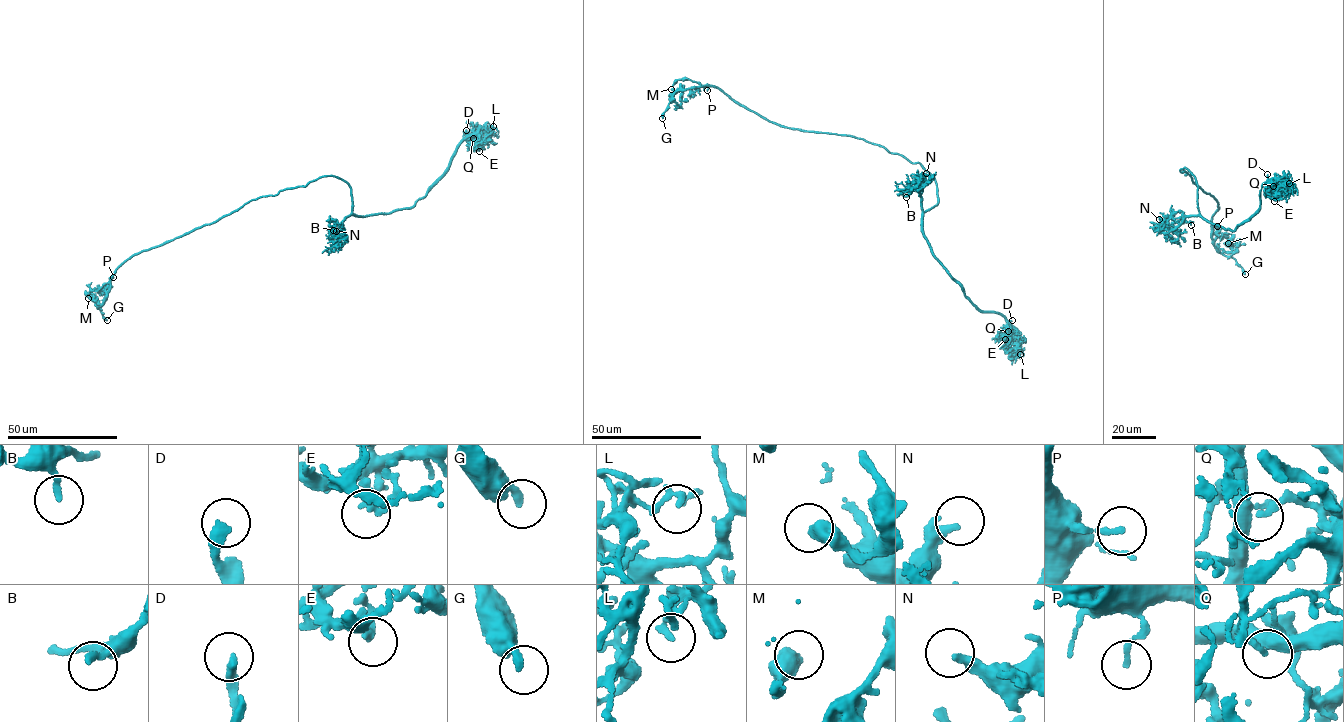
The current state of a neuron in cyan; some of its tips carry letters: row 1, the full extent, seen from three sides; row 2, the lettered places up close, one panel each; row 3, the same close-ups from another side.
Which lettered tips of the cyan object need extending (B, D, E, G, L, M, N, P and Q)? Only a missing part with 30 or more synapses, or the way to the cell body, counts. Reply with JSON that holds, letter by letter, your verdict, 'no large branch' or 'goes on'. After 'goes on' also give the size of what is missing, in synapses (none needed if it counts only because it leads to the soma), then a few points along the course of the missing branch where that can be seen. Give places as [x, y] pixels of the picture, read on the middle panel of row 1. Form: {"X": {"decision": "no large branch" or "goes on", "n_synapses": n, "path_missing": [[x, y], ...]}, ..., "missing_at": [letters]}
{"B": {"decision": "no large branch"}, "D": {"decision": "goes on", "path_missing": [[1012, 320], [1004, 308], [1010, 302], [1006, 291], [1024, 274], [1035, 273], [1037, 277]]}, "E": {"decision": "no large branch"}, "G": {"decision": "no large branch"}, "L": {"decision": "no large branch"}, "M": {"decision": "no large branch"}, "N": {"decision": "no large branch"}, "P": {"decision": "no large branch"}, "Q": {"decision": "no large branch"}, "missing_at": ["D"]}

